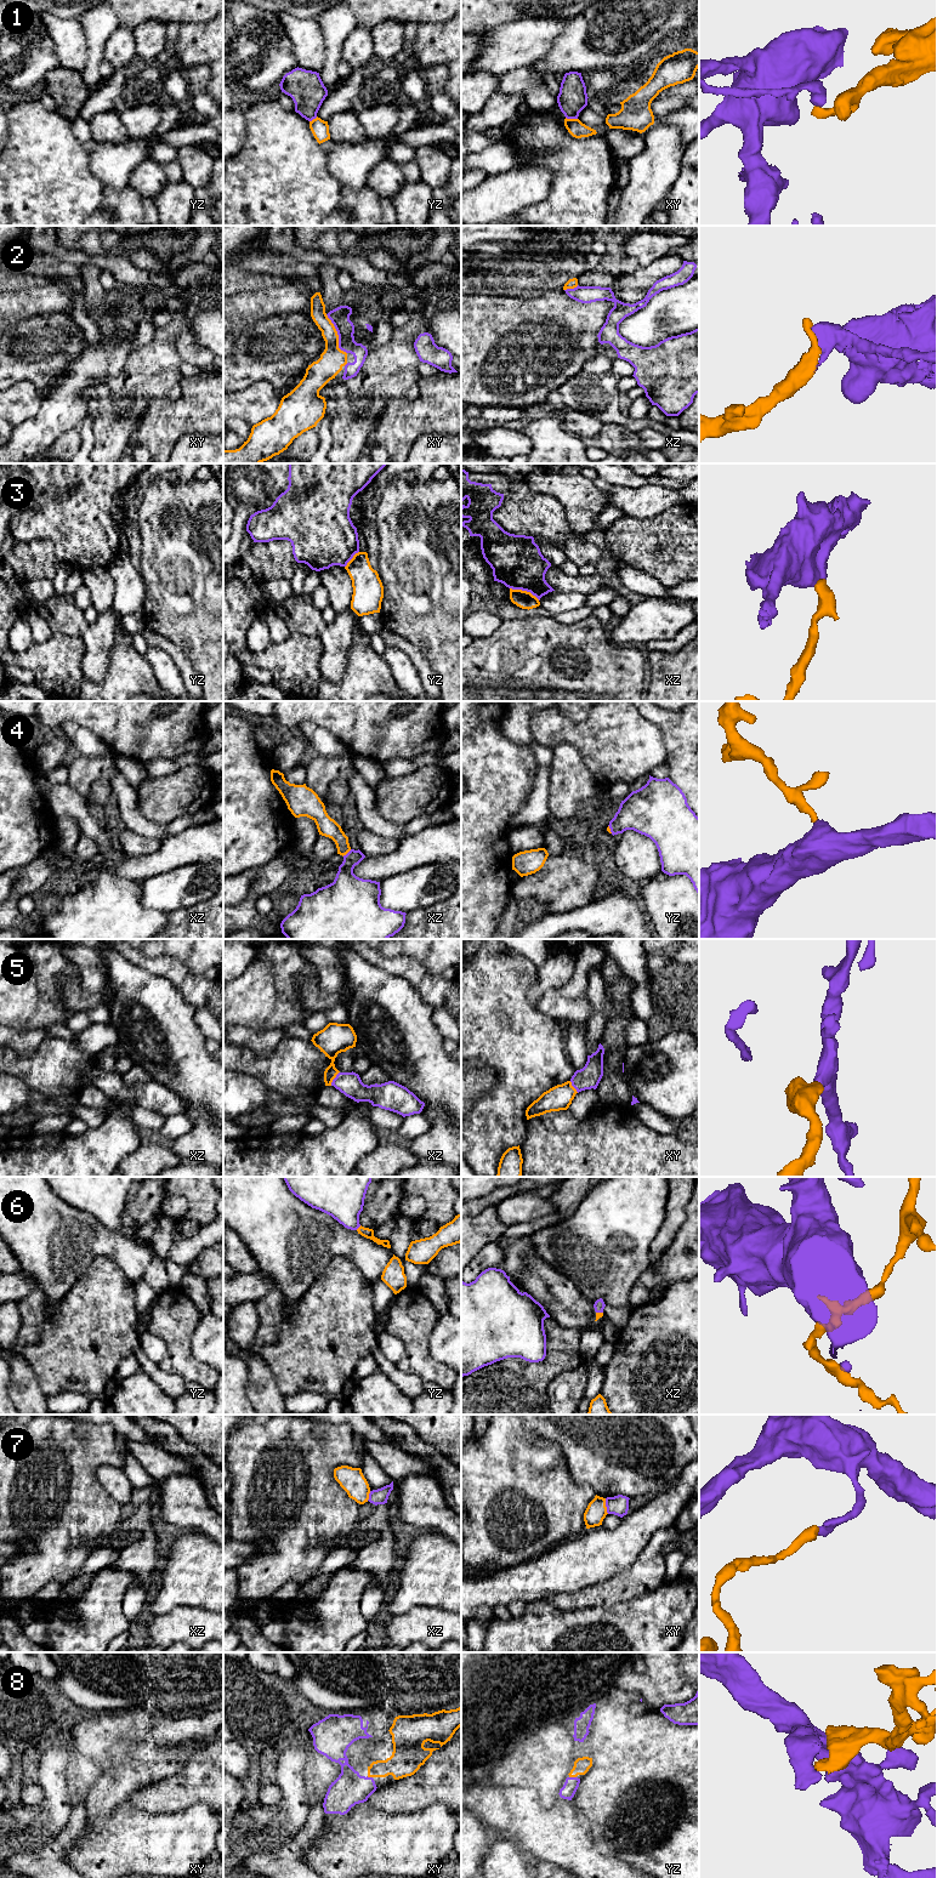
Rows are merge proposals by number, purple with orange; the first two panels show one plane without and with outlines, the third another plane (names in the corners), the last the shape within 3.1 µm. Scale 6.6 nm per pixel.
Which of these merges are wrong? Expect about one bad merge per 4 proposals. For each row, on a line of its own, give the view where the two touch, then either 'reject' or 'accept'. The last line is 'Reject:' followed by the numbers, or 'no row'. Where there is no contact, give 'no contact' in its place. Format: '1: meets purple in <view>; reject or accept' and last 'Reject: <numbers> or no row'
1: meets purple in xy; reject
2: meets purple in xy; accept
3: meets purple in xz; reject
4: meets purple in xz; accept
5: meets purple in xz; accept
6: meets purple in yz; accept
7: meets purple in xy; reject
8: meets purple in yz; accept
Reject: 1, 3, 7

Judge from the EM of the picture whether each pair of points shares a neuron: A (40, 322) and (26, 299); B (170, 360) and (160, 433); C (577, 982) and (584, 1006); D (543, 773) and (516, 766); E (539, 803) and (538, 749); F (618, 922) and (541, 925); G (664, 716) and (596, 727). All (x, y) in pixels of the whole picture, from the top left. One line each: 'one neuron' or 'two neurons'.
A: two neurons
B: two neurons
C: two neurons
D: two neurons
E: one neuron
F: one neuron
G: two neurons

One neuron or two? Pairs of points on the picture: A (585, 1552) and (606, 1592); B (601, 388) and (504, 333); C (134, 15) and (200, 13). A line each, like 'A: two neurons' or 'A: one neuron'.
A: two neurons
B: two neurons
C: one neuron

